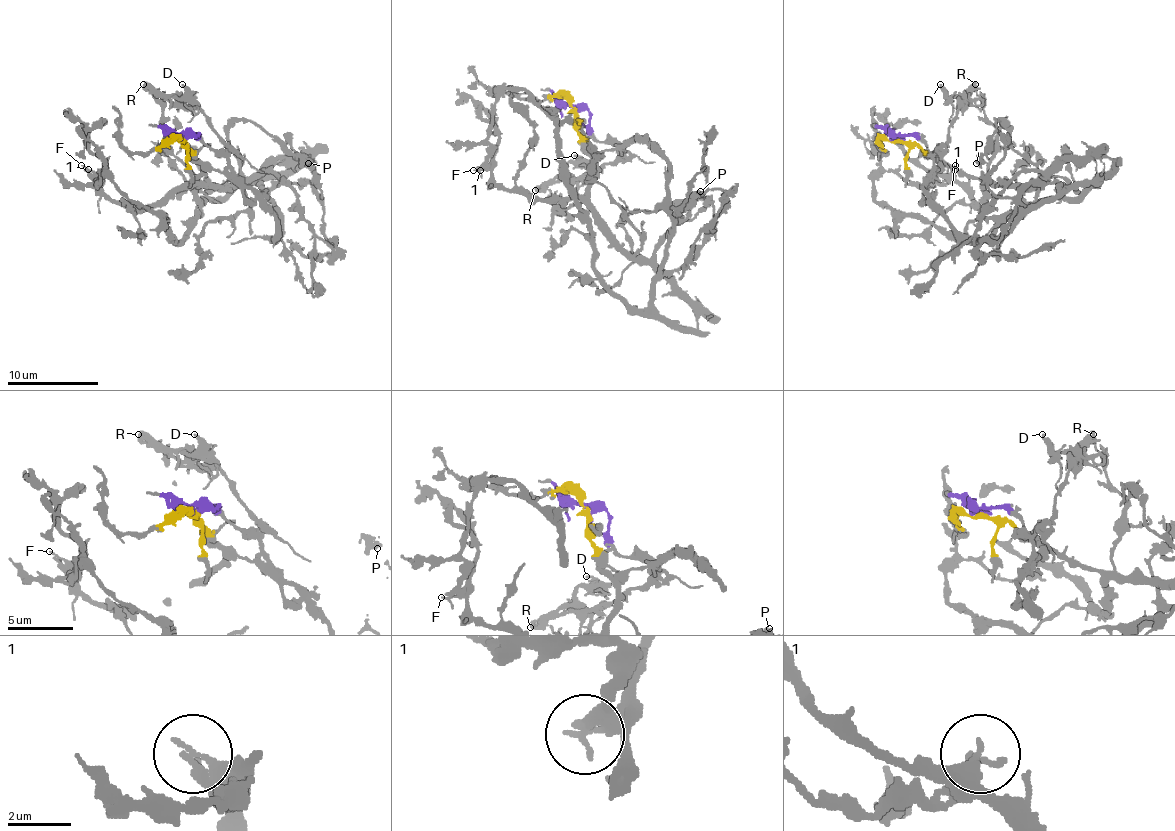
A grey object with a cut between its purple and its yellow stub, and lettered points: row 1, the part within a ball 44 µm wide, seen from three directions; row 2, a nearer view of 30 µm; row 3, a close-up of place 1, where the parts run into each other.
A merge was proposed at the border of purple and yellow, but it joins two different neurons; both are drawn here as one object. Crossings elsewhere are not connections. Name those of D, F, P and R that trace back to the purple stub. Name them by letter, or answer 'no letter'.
D, R

